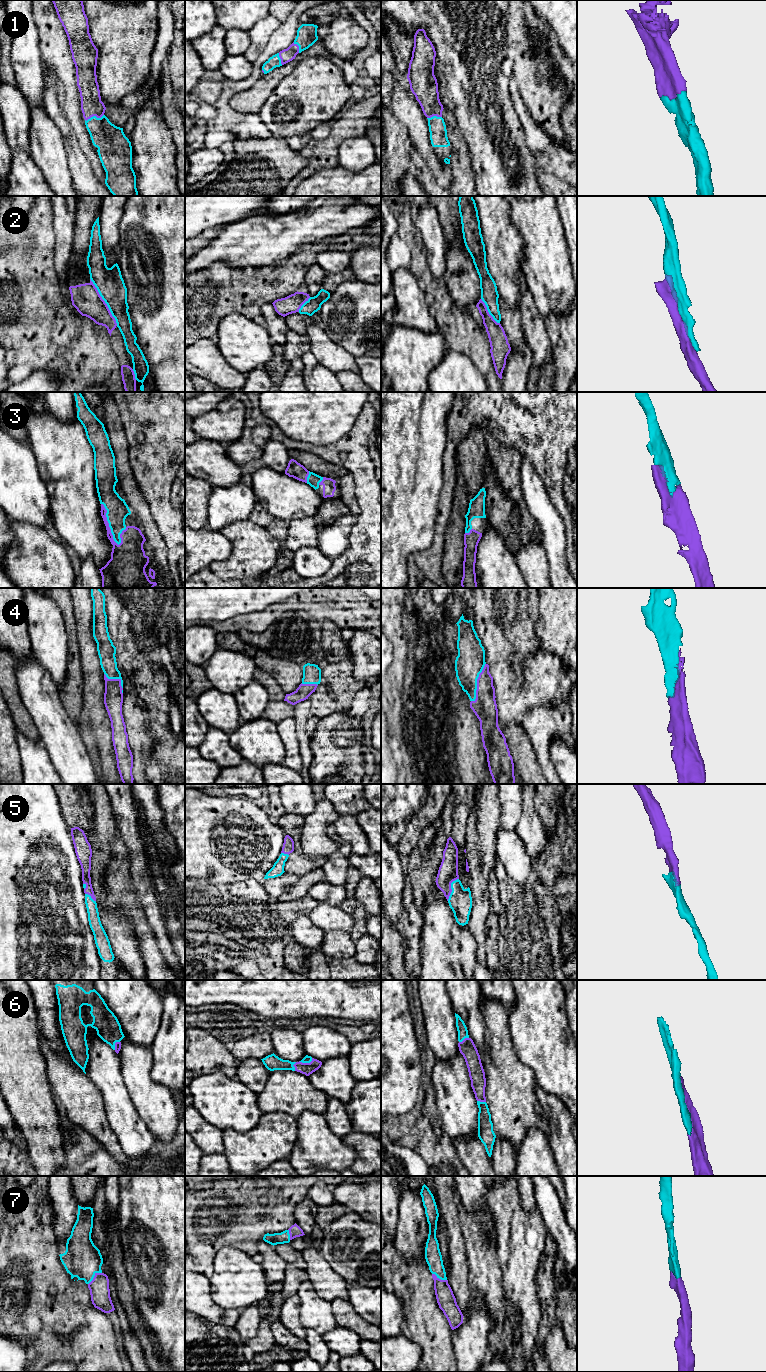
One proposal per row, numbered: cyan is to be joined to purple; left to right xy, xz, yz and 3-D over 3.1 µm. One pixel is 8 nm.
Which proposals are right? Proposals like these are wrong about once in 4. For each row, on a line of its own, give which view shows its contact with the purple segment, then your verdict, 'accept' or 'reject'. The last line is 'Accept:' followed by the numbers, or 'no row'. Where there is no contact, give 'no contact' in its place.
1: meets purple in xy; accept
2: meets purple in xy; reject
3: meets purple in xy; accept
4: meets purple in yz; accept
5: meets purple in yz; accept
6: meets purple in xz; accept
7: meets purple in xy; accept
Accept: 1, 3, 4, 5, 6, 7

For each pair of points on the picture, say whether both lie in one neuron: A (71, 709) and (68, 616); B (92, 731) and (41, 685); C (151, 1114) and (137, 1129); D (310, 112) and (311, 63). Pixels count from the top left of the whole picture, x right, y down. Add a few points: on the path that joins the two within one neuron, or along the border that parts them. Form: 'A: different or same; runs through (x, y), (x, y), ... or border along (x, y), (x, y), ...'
A: same; runs through (72, 686), (75, 655), (72, 639)
B: different; border along (76, 725), (82, 742), (86, 747)
C: different; border along (132, 1102), (139, 1117), (156, 1138)
D: same; runs through (310, 100), (310, 75)

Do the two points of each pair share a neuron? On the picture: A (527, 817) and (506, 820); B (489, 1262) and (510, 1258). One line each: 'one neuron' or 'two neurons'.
A: two neurons
B: two neurons

